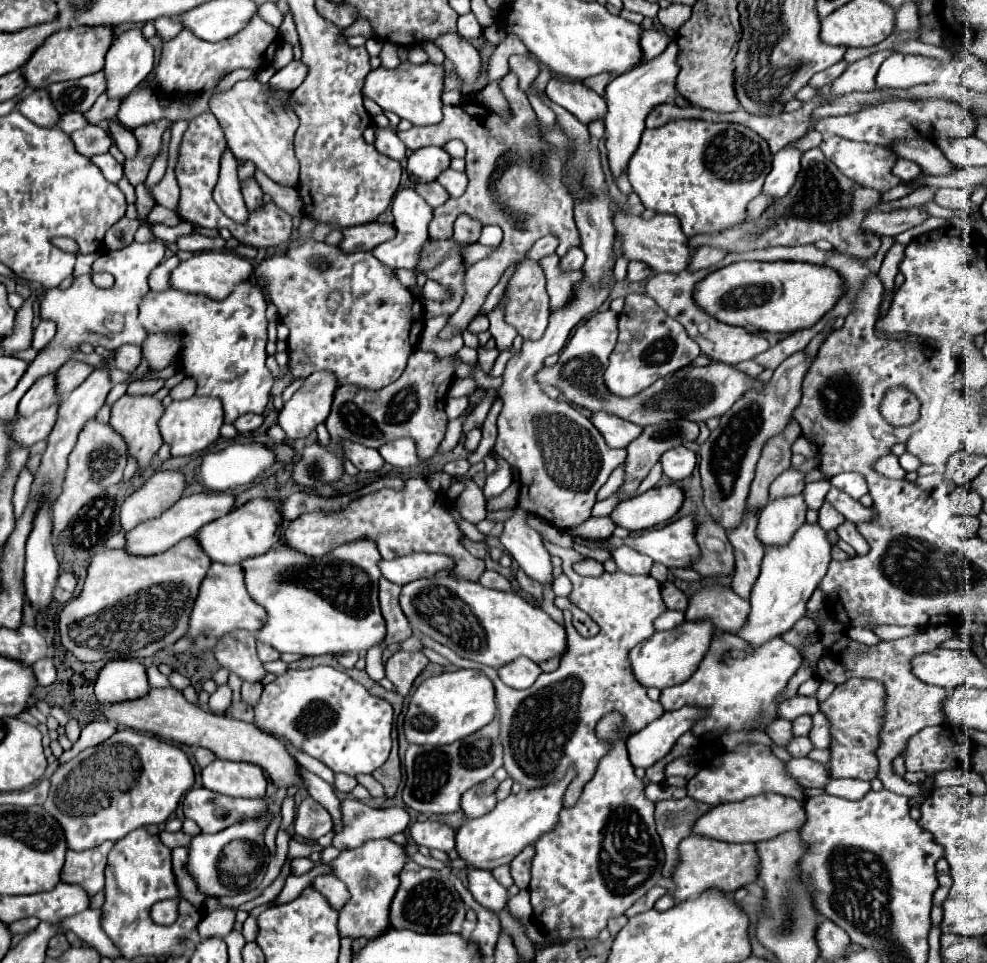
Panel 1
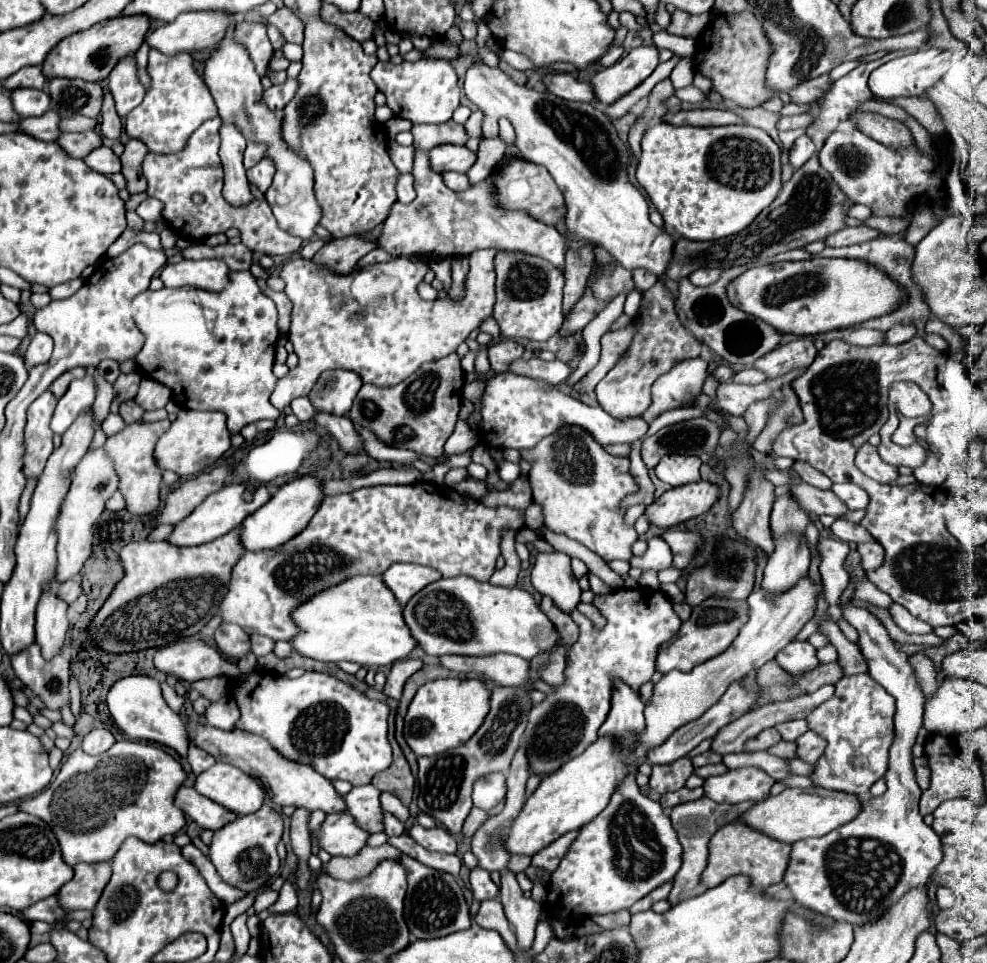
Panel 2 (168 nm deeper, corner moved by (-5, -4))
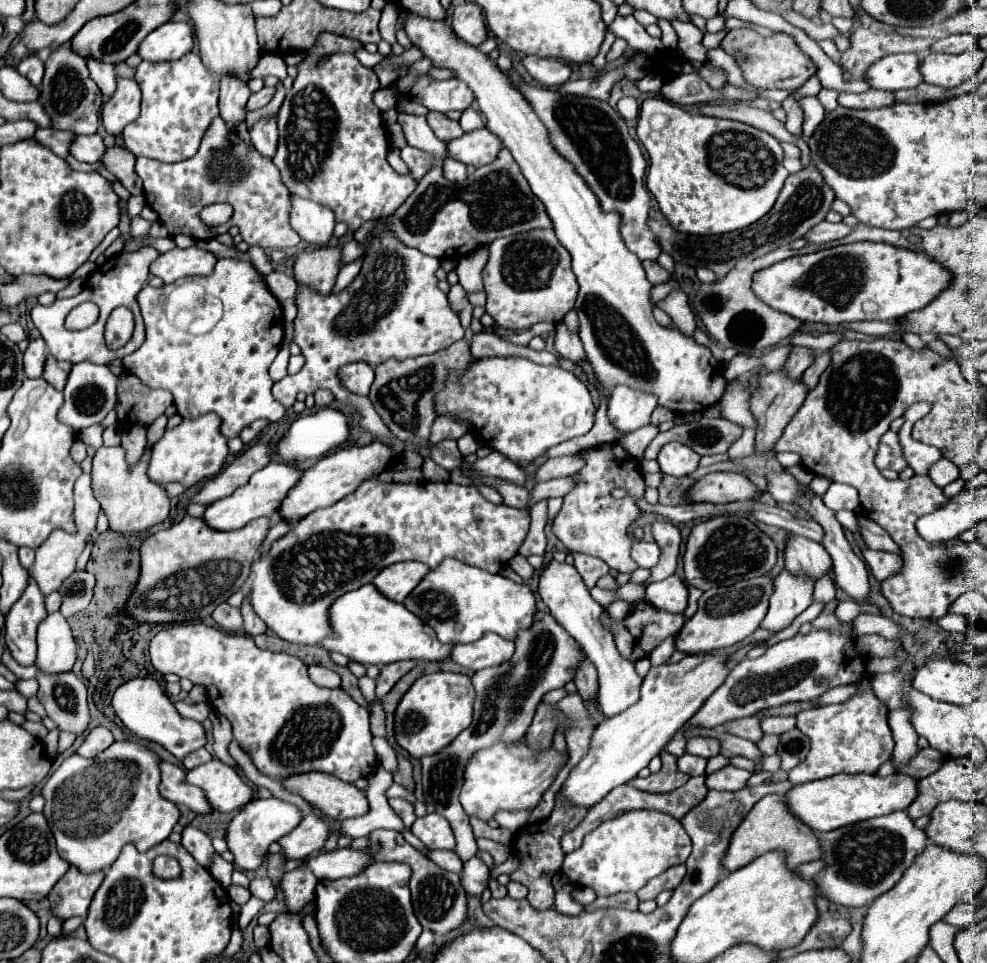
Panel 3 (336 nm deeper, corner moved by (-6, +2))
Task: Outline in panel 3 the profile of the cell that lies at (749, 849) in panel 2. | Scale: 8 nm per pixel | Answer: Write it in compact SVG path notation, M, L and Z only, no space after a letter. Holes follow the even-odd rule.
M769 794L755 804L755 808L741 822L741 826L733 832L731 844L729 844L727 854L723 858L723 866L733 872L733 870L747 866L751 860L759 858L761 854L777 850L777 848L787 852L787 864L791 868L797 868L803 862L819 860L823 856L817 834L811 828L807 828L807 824L803 824L797 816L793 816L793 812L787 808L785 796L783 794Z

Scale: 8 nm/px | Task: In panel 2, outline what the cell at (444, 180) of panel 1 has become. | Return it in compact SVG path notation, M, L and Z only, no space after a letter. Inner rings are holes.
M444 172L442 178L444 178L444 184L450 190L454 190L454 192L462 192L462 190L470 188L470 182L468 182L466 174L460 174L460 172Z

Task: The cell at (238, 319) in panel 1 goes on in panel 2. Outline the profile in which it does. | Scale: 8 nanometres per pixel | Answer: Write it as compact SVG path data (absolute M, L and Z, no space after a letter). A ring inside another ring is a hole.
M232 272L230 274L230 286L222 292L206 292L206 290L196 290L196 288L162 288L158 292L152 292L152 290L146 290L142 294L138 294L132 302L132 308L134 308L134 322L138 324L138 328L144 332L146 336L146 342L144 342L144 348L138 352L136 356L136 362L140 366L140 372L142 376L148 376L160 384L164 384L166 388L170 388L174 392L174 400L178 406L182 408L188 408L188 410L220 410L226 414L228 418L228 430L234 434L234 432L240 432L242 426L250 424L250 422L256 422L256 420L278 420L280 418L280 412L268 402L278 378L274 376L272 372L272 364L274 364L274 348L276 348L276 340L278 340L278 328L276 328L276 320L278 320L278 314L276 314L276 304L260 290L256 278L250 274L250 272Z

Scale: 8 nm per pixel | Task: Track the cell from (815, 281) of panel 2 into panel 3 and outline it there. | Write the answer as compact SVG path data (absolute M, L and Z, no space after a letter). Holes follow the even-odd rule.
M853 242L777 262L755 274L753 292L771 308L791 314L803 322L845 324L863 320L901 320L909 312L925 308L945 288L949 288L949 284L951 272L947 272L937 260L931 260L927 252L895 248L883 242Z

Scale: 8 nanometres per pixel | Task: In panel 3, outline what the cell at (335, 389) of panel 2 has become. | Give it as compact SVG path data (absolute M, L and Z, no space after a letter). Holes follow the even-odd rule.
M353 362L353 364L347 364L341 368L339 372L341 376L341 382L355 394L361 394L361 396L367 396L369 394L369 388L373 384L373 378L375 378L375 372L371 366L367 366L365 362Z

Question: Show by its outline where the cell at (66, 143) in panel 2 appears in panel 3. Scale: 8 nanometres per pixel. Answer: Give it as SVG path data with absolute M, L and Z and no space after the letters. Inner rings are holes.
M37 128L37 132L35 132L33 138L39 144L43 144L45 148L49 148L51 152L55 152L57 156L65 158L69 154L69 144L75 138L75 134L61 132L61 130L53 130L53 128Z

